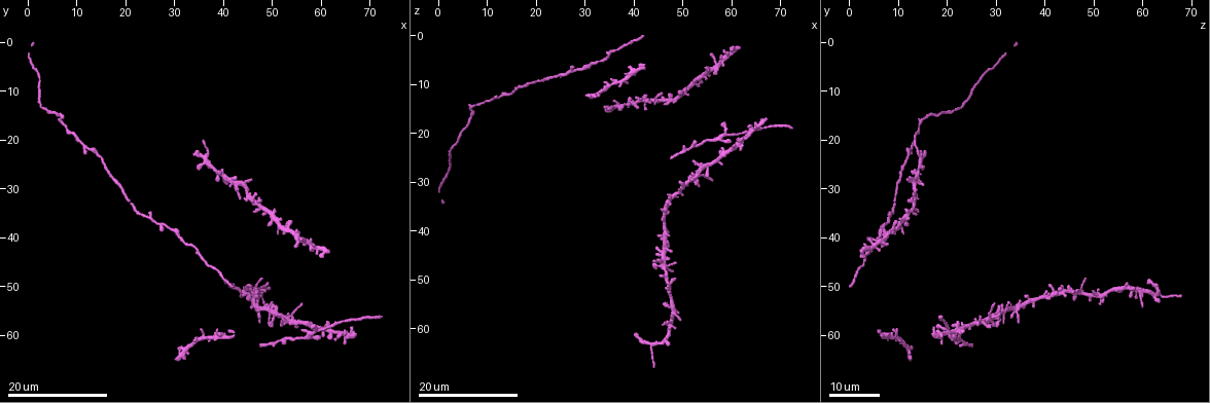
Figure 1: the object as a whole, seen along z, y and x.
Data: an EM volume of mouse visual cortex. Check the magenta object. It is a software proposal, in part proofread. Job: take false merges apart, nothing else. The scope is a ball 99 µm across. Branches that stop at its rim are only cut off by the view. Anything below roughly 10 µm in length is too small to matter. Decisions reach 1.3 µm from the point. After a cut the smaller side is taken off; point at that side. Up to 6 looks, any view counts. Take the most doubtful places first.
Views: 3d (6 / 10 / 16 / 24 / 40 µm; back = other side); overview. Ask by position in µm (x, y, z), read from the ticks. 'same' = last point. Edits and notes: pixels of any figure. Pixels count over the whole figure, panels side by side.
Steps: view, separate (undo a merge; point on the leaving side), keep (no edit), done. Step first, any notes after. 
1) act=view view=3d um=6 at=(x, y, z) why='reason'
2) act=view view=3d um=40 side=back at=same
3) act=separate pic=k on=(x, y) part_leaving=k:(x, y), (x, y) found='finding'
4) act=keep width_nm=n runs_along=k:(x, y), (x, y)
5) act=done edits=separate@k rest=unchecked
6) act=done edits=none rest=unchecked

act=view view=3d um=16 at=(12.5, 21.5, 12.5) why='thin neck'

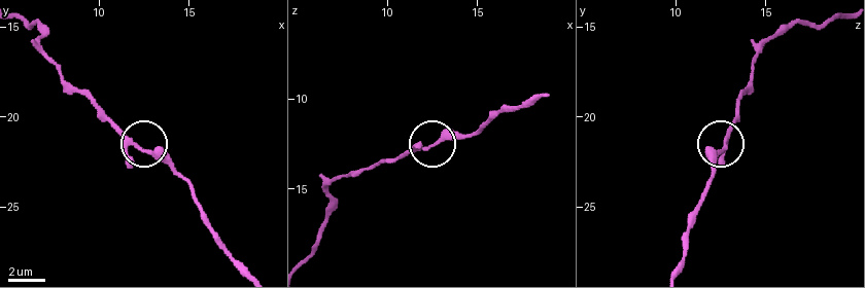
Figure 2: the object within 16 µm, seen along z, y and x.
act=view view=3d um=6 at=(12.5, 22.0, 12.6) why='closer look'

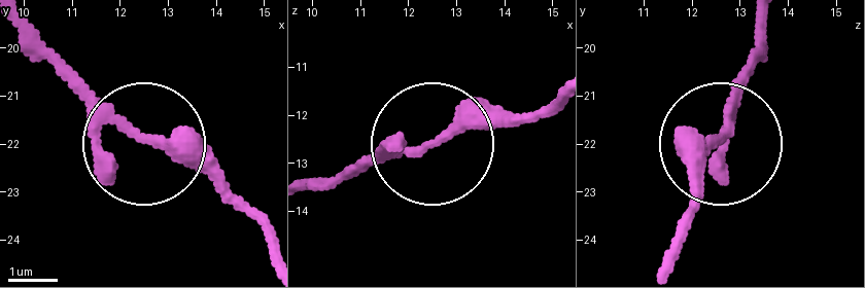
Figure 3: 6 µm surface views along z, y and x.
act=keep arms=3 found='one neuron here'

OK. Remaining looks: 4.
act=view view=3d um=24 at=(50.5, 62.5, 23.0) why='thick turns thin'

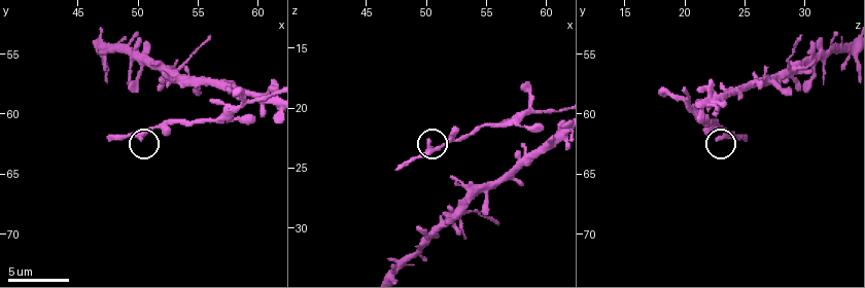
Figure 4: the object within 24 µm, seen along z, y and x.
act=view view=3d um=6 at=(50.4, 62.0, 23.0)

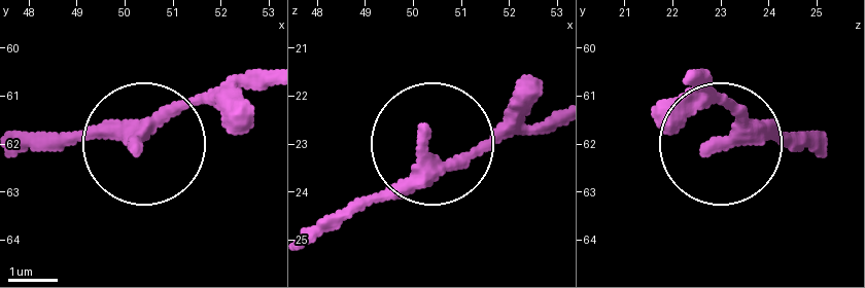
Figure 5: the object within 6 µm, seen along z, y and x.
act=view view=3d um=6 side=back at=(50.30, 62.05, 22.80) why='other side'

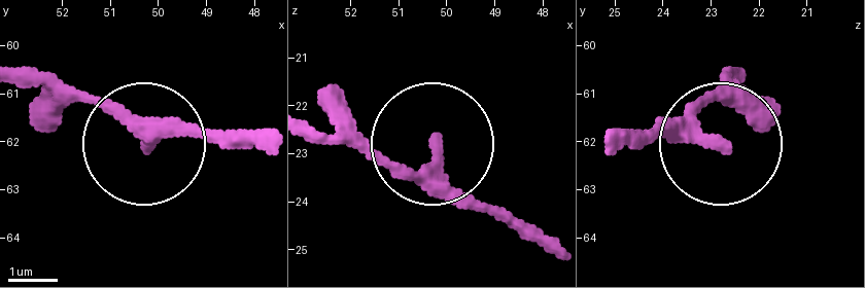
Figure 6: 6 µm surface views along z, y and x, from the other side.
act=keep width_nm=190 found='continuous, no second neuron'

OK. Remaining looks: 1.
act=done edits=none rest=unchecked

